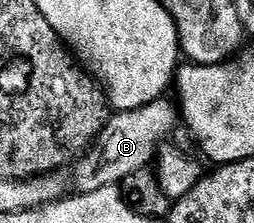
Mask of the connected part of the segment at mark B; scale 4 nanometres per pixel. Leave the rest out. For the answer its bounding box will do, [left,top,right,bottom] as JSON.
[70,99,177,193]

